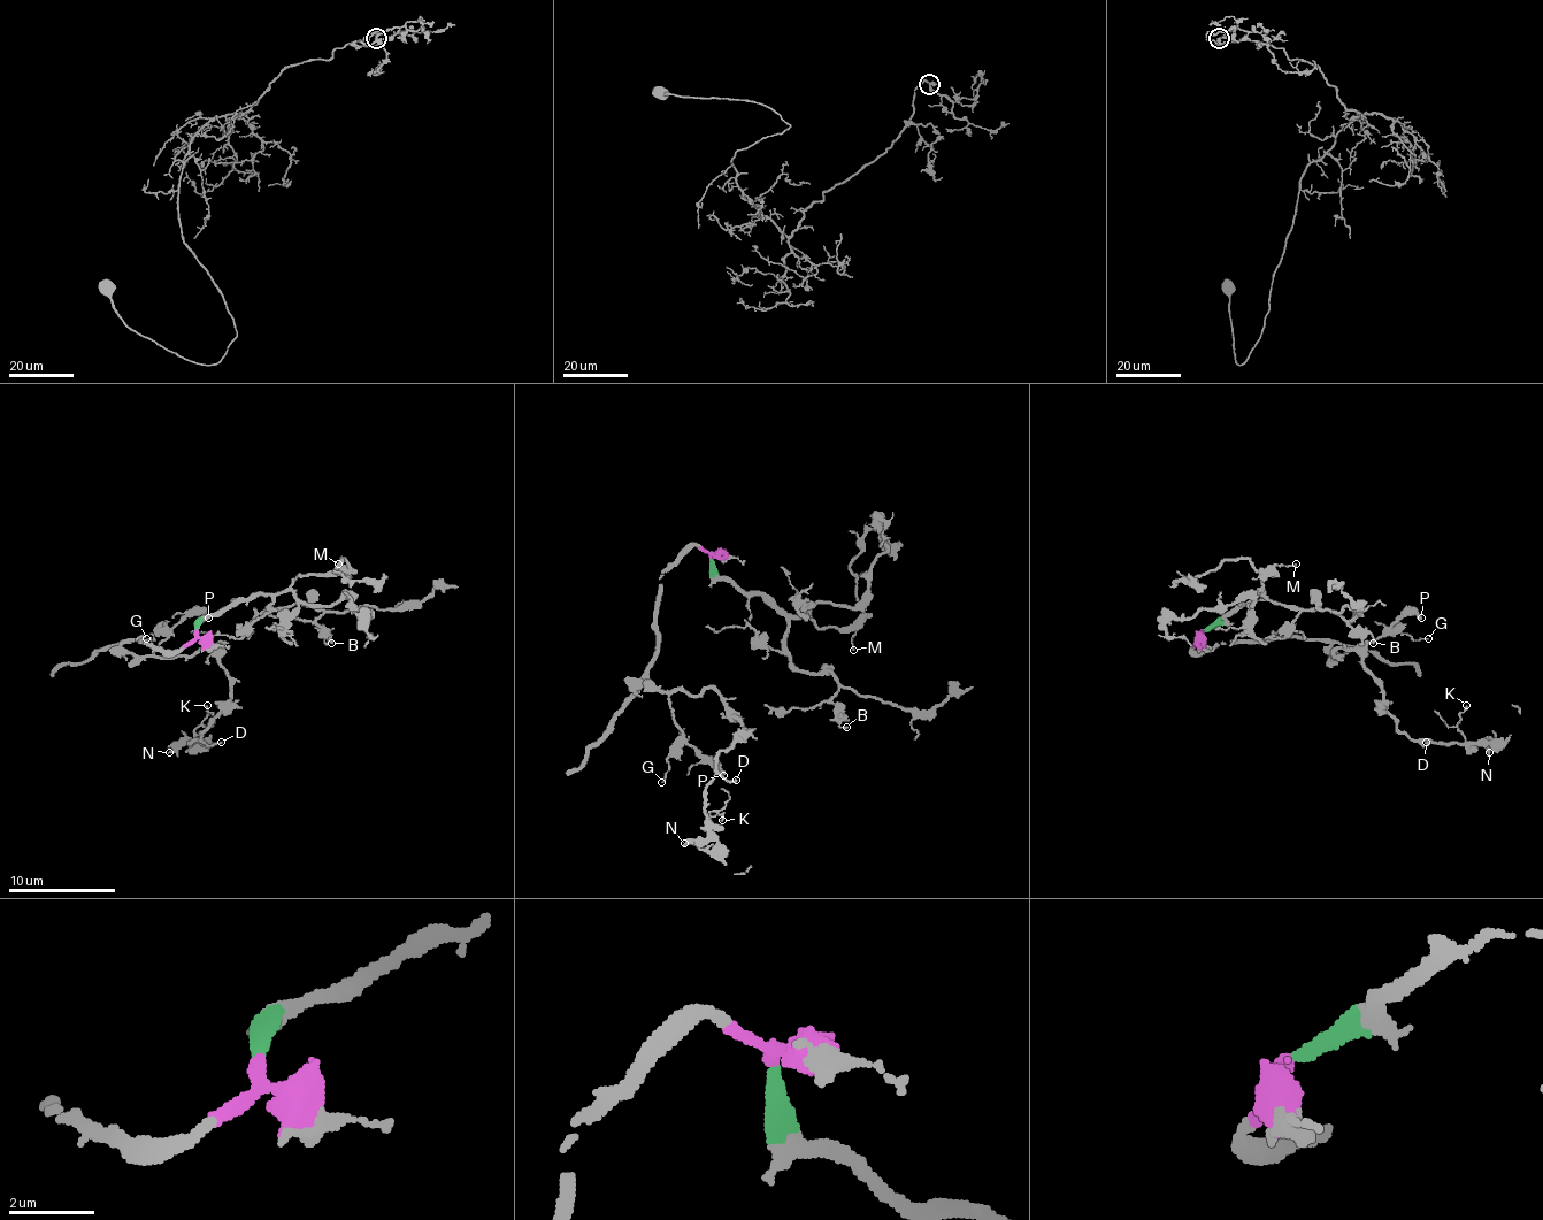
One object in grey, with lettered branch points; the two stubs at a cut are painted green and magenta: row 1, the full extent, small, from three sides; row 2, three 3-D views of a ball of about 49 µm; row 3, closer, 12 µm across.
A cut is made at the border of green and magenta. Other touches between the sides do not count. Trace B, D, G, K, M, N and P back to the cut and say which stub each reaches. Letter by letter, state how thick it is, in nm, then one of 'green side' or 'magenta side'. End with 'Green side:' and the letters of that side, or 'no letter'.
B: calibre 160 nm; green side
D: calibre 160 nm; magenta side
G: calibre 110 nm; magenta side
K: calibre 130 nm; magenta side
M: calibre 110 nm; green side
N: calibre 240 nm; magenta side
P: calibre 320 nm; magenta side
Green side: B, M

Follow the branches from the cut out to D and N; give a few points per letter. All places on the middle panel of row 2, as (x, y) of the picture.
D: (711, 557), (689, 549), (660, 578), (657, 658), (636, 682), (711, 688), (745, 728), (715, 765), (737, 781)
N: (711, 557), (660, 578), (636, 682), (715, 693), (745, 728), (684, 842)

